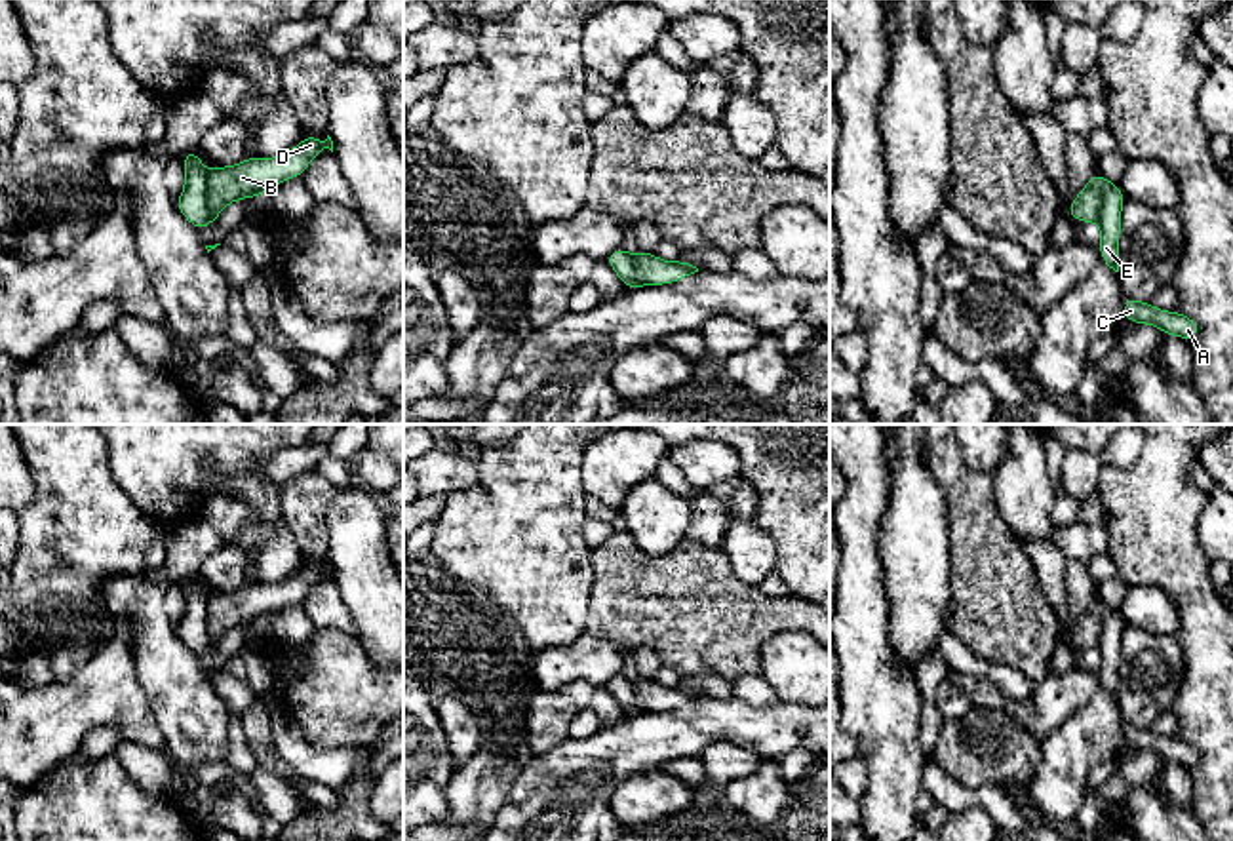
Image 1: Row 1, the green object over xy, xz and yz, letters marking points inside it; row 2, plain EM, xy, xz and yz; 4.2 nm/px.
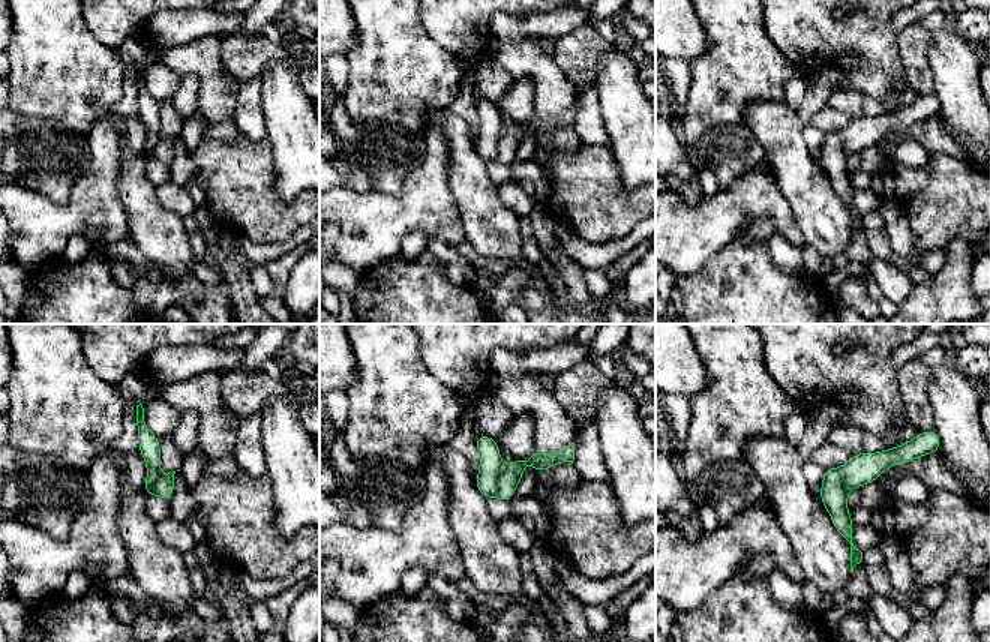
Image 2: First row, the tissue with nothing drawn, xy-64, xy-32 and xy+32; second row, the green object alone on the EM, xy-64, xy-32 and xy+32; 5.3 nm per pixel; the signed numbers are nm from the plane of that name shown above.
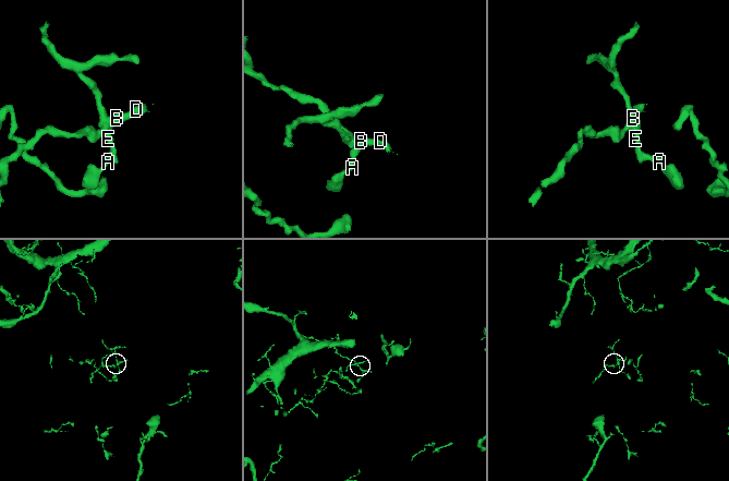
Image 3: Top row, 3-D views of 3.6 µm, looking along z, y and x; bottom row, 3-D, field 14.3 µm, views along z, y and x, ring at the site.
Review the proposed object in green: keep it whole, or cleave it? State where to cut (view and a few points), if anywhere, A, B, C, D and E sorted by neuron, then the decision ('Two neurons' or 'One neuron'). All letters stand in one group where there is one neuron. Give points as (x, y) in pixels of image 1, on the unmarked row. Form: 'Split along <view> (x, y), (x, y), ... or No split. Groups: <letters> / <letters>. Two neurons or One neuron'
Split along xy (208, 598), (208, 634), (214, 645). Groups: A C E / B D. Two neurons

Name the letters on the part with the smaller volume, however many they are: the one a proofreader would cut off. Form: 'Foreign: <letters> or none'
Foreign: B, D

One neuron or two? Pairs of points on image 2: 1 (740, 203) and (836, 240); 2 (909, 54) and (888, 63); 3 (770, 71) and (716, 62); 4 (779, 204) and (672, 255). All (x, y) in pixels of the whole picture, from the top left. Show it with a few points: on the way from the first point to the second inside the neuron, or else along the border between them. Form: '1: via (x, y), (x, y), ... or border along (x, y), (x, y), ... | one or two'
1: border along (780, 194), (786, 200), (806, 243) | two
2: border along (897, 33), (897, 53), (906, 81) | two
3: via (756, 71), (747, 66), (729, 66) | one
4: via (752, 204), (732, 207), (710, 227), (699, 231) | one

